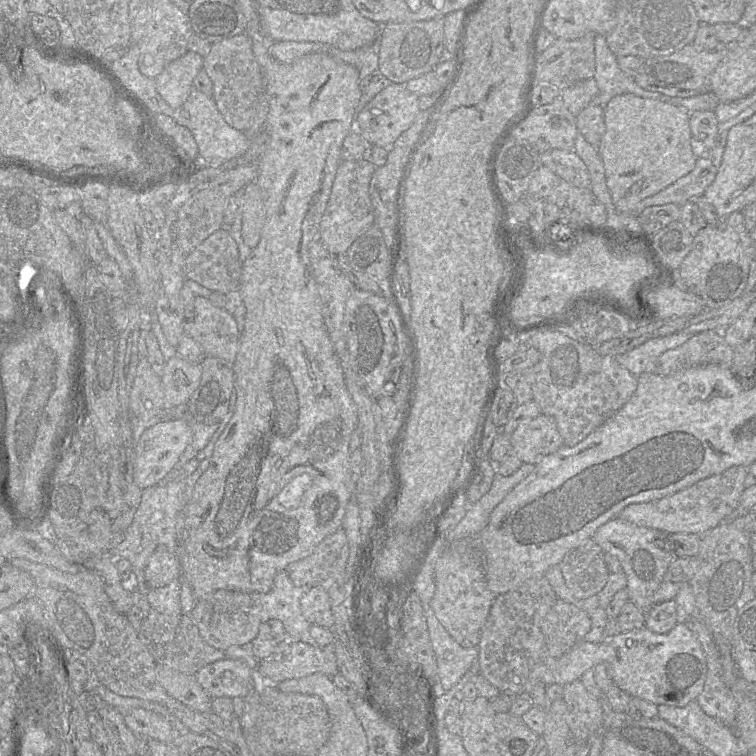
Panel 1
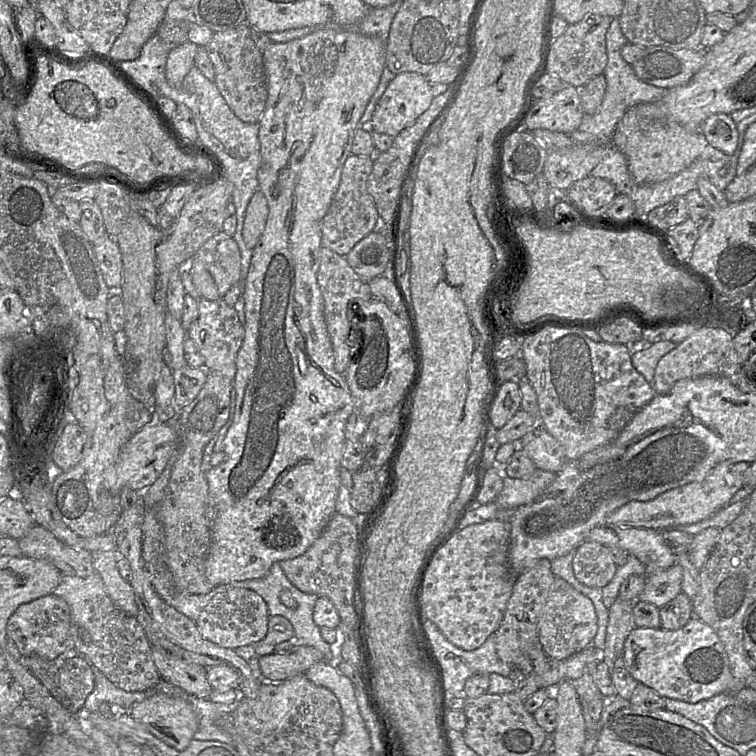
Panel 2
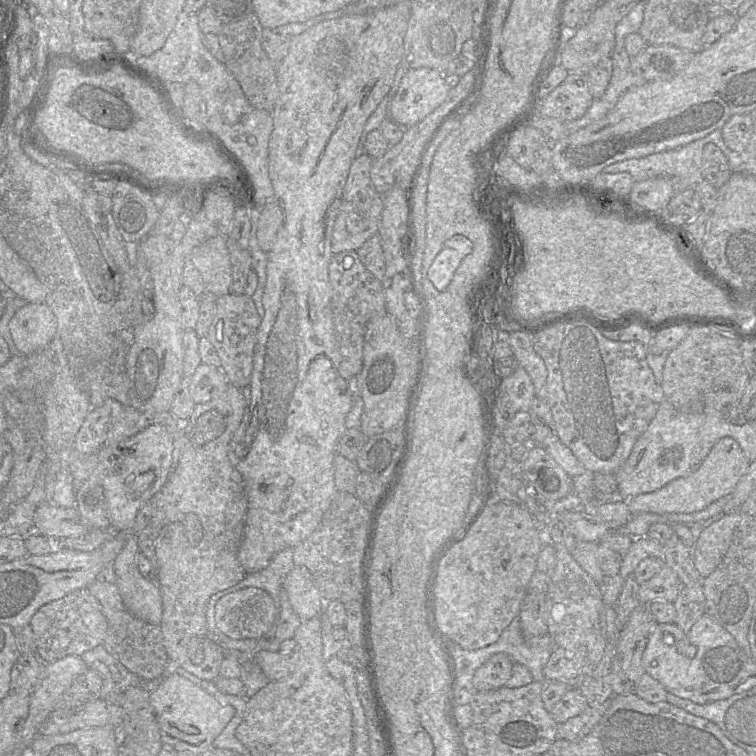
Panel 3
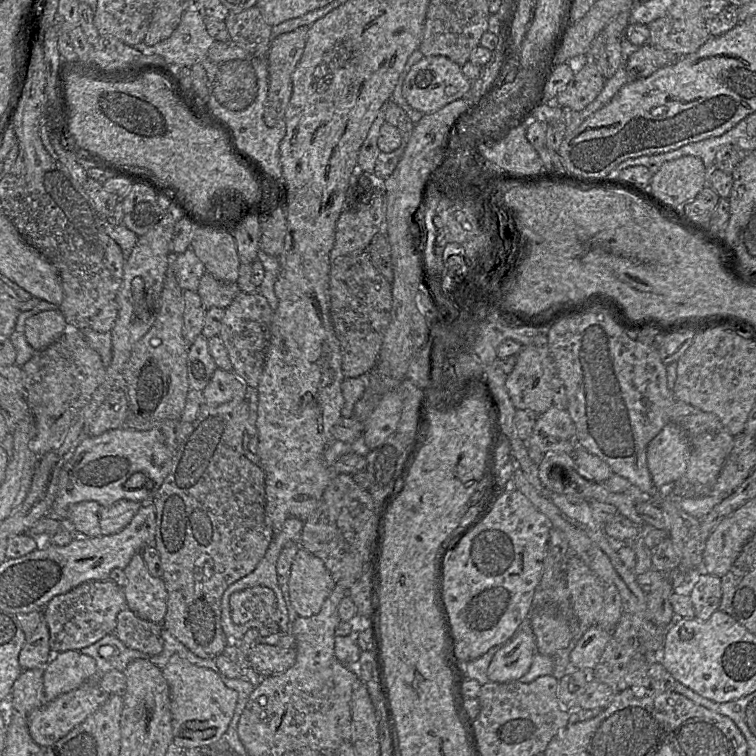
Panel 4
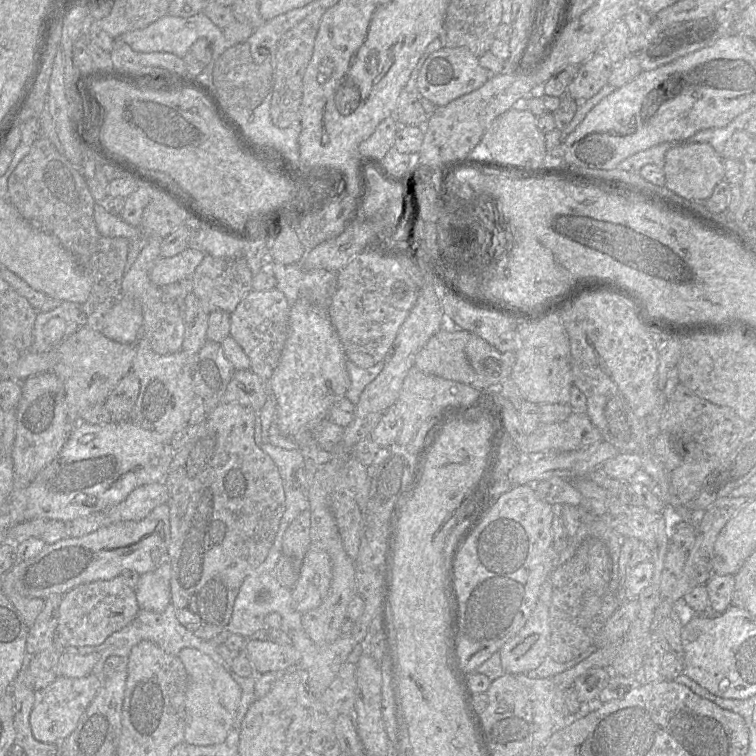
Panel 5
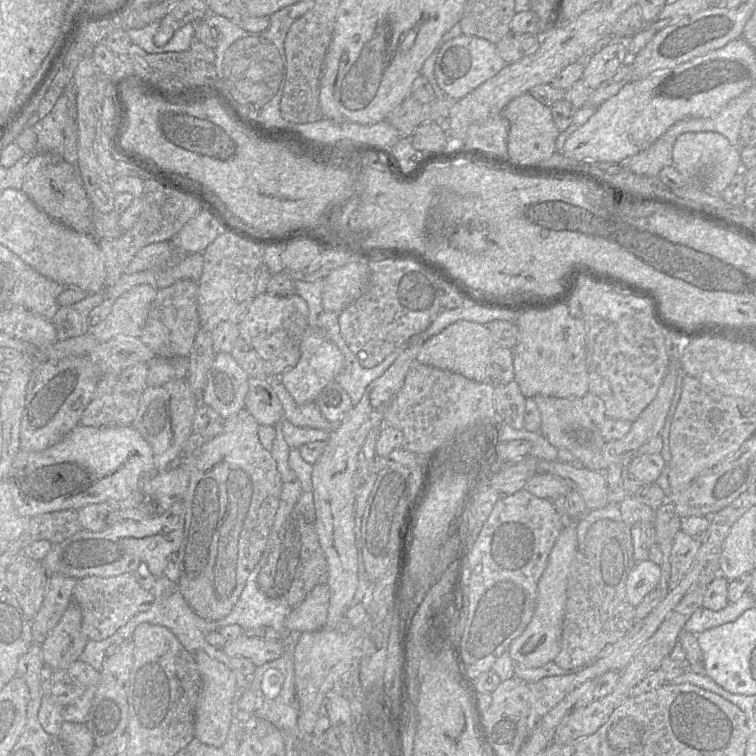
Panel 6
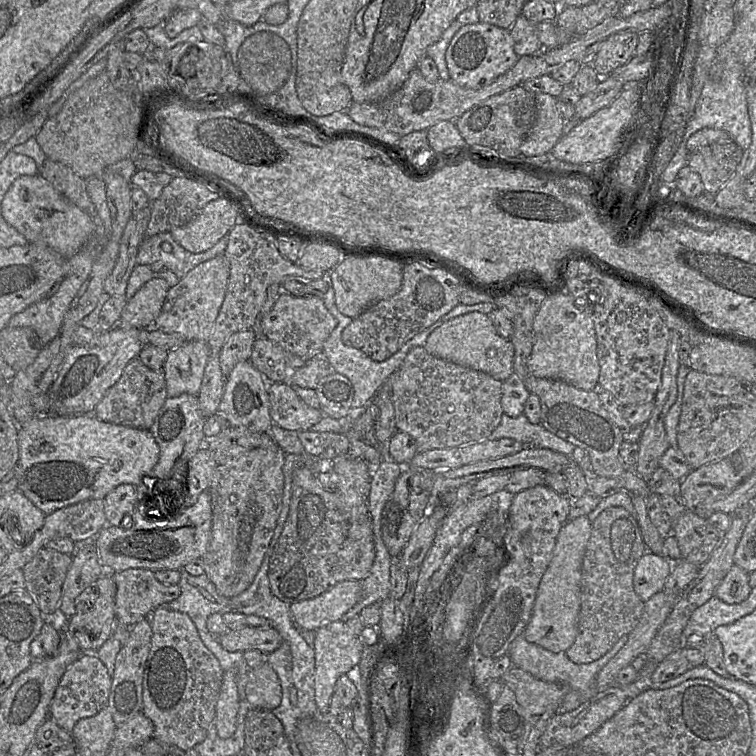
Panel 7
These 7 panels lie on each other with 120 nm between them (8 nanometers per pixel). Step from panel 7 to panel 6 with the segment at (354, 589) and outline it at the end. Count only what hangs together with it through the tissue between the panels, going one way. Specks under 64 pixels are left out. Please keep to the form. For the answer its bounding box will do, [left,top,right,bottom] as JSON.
[284,586,329,634]

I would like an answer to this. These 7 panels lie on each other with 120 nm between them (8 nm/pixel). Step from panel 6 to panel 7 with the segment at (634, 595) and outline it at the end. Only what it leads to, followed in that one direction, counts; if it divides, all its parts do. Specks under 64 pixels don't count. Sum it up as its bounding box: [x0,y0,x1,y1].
[633,553,672,603]

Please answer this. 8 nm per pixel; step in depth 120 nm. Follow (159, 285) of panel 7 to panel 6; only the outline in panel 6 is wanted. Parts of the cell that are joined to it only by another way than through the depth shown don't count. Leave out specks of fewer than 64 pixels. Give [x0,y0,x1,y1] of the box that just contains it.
[89,284,159,342]

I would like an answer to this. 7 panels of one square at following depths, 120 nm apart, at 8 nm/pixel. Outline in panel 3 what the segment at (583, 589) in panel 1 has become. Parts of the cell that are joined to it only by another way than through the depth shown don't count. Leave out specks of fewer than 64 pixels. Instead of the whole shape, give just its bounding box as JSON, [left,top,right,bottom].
[571,542,624,583]

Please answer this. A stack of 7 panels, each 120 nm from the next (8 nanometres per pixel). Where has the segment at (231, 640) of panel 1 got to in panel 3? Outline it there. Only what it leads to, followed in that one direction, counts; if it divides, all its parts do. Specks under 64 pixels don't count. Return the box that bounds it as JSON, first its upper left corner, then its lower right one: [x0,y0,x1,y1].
[215,587,277,640]

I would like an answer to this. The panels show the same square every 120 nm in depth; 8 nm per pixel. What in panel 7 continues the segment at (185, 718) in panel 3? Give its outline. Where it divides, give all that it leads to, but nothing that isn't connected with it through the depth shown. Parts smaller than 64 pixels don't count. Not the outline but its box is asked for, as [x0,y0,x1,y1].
[214,671,239,739]

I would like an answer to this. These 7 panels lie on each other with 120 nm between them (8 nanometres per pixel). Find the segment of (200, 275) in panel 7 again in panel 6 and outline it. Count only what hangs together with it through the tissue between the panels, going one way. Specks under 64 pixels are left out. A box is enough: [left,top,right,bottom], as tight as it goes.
[140,280,201,358]

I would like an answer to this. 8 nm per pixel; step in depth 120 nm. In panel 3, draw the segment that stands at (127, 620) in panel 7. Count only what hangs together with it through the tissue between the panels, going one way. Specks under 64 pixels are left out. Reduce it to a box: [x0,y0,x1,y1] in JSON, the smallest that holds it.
[31,588,107,663]

